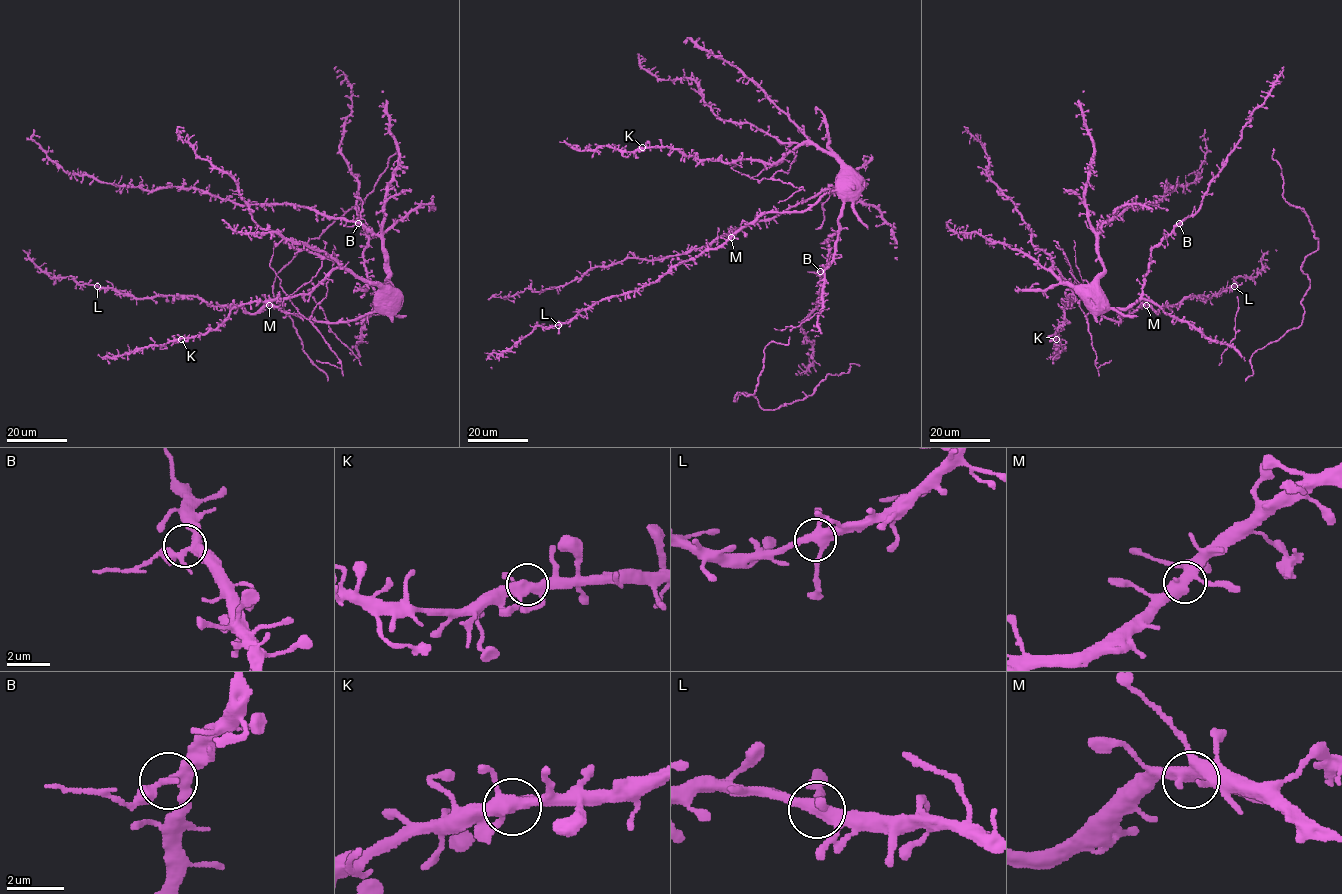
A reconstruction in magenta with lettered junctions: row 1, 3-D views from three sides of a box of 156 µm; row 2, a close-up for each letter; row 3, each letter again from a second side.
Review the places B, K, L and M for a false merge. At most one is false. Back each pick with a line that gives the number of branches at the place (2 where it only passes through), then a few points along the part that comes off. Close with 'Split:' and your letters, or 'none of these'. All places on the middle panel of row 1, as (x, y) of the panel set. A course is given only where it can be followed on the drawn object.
Split: none of these

